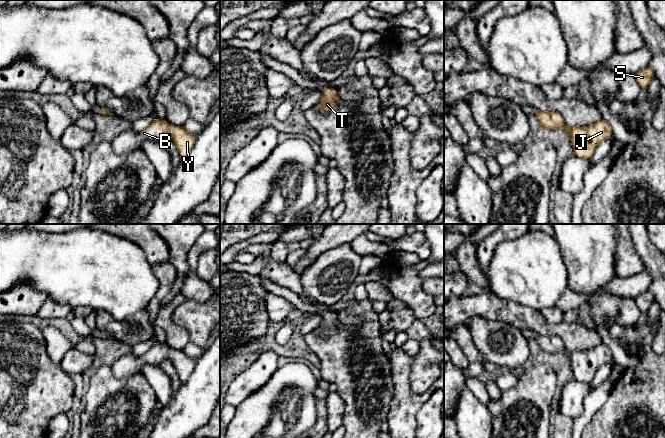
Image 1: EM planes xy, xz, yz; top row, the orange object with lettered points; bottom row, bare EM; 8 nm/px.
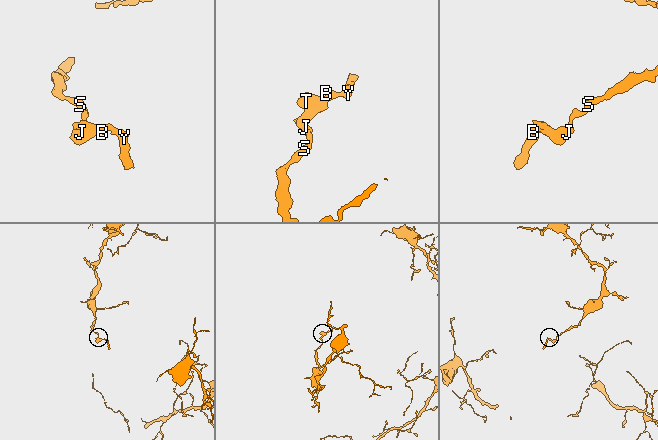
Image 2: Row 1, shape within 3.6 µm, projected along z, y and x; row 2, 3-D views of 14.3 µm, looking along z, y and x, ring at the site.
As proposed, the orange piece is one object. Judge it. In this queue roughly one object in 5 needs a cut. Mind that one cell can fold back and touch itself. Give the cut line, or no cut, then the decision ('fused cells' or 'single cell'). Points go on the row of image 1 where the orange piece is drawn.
no cut | single cell

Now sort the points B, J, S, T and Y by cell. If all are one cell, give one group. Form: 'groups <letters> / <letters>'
groups B J S T Y

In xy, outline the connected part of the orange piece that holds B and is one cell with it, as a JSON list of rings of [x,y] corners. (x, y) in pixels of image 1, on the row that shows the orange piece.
[[[157,118],[142,130],[145,139],[147,139],[148,129],[160,129],[162,137],[170,136],[182,159],[190,153],[196,141],[196,137],[189,133],[184,126],[173,126],[160,118]]]

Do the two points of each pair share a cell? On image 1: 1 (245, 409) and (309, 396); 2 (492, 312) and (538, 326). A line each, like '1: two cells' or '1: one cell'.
1: one cell
2: one cell

